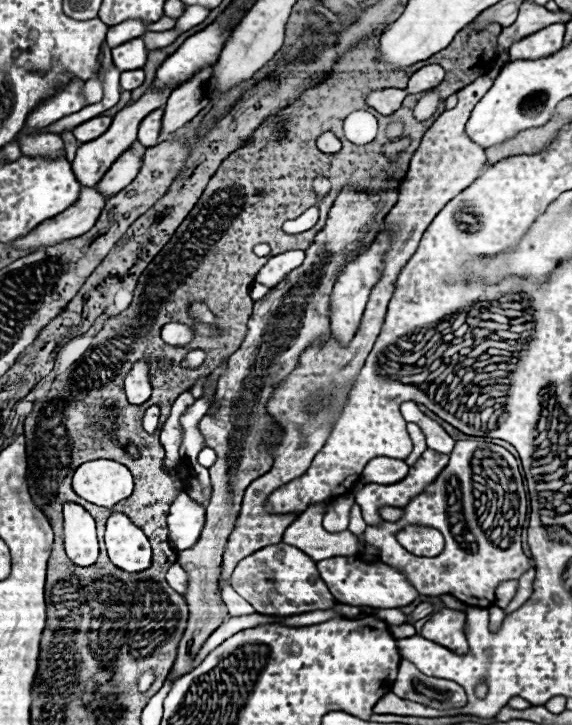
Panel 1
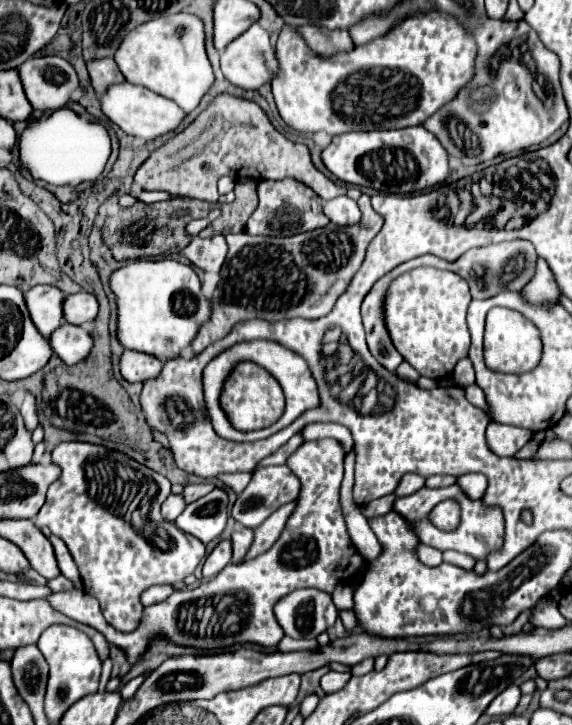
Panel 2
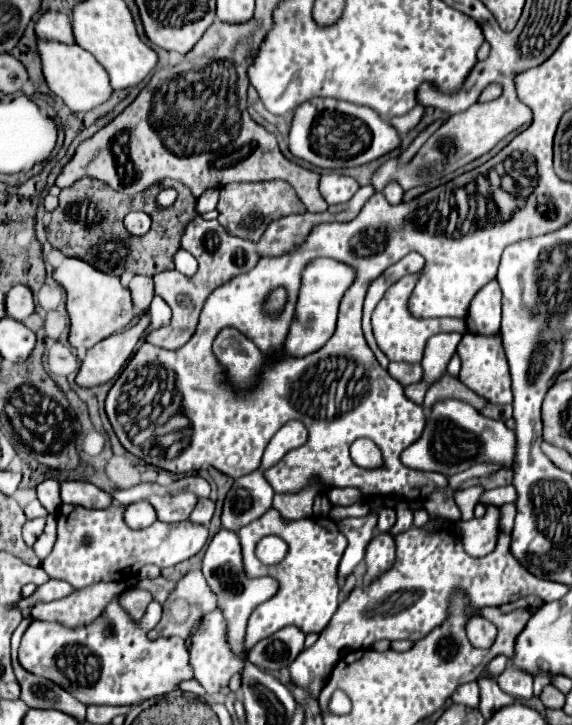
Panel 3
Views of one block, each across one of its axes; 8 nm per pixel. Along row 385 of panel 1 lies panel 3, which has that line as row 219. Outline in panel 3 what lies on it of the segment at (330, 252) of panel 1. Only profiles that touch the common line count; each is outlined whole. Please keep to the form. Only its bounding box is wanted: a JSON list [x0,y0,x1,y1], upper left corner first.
[218,180,306,240]

